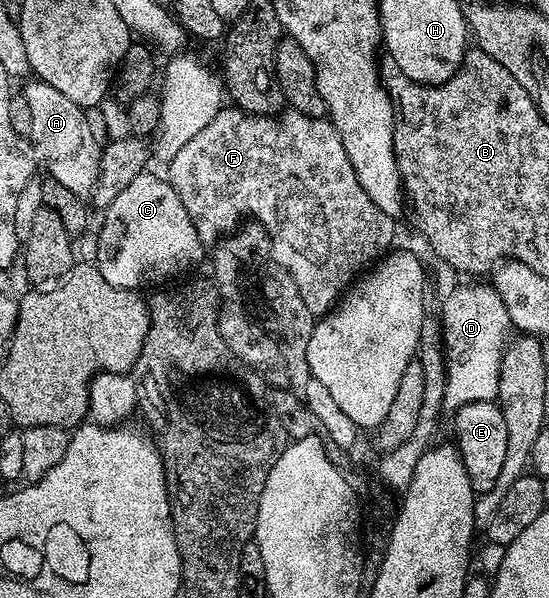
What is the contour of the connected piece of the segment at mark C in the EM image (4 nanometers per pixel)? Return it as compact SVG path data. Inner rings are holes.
M145 170L133 178L133 182L129 182L125 190L121 190L117 198L113 198L113 202L107 205L105 215L103 233L99 236L97 267L111 286L143 290L146 284L155 284L166 276L175 276L193 267L205 251L203 240L197 234L185 206L181 206L181 198L177 198L173 186L162 175L150 176L150 171Z

